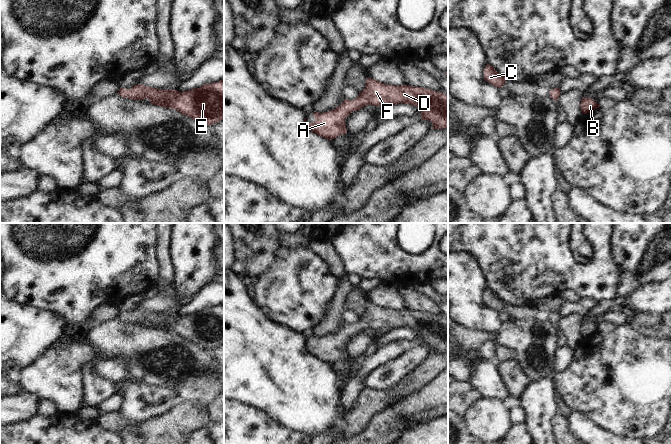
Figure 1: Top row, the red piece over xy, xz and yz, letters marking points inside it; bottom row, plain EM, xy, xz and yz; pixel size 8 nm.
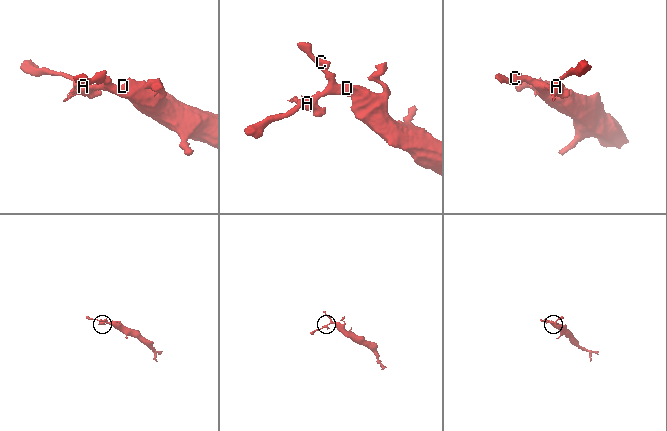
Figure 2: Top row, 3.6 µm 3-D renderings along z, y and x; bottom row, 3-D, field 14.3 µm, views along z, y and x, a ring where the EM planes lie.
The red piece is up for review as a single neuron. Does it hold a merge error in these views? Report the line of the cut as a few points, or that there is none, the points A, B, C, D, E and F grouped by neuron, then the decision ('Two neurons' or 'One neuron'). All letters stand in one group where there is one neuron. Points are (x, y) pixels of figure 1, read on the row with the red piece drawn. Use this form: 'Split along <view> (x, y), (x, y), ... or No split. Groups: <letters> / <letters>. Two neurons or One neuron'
No split. Groups: A B C D E F. One neuron.

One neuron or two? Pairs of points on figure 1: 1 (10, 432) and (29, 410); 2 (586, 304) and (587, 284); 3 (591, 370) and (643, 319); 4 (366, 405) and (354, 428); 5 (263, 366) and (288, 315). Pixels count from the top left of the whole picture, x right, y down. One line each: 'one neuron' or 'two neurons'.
1: two neurons
2: two neurons
3: two neurons
4: one neuron
5: two neurons

